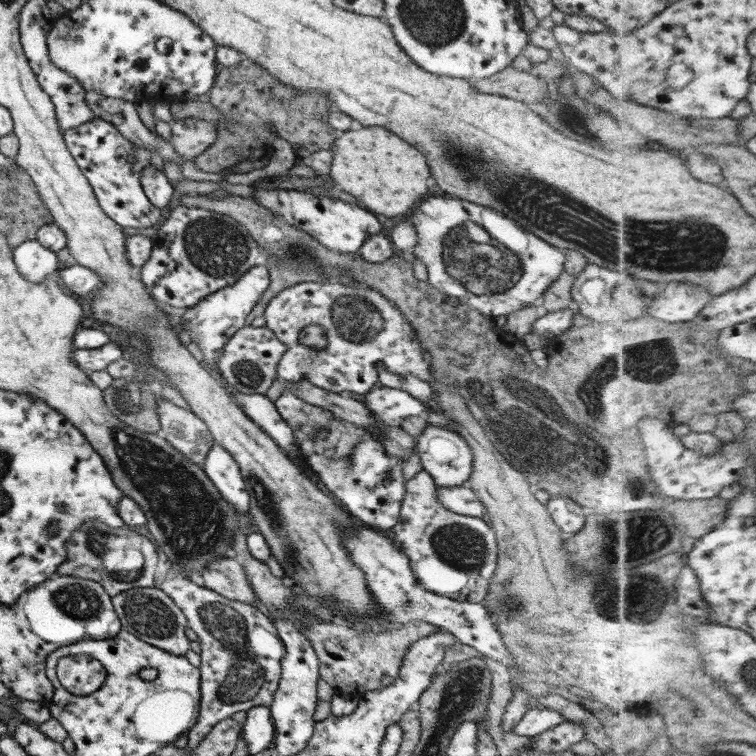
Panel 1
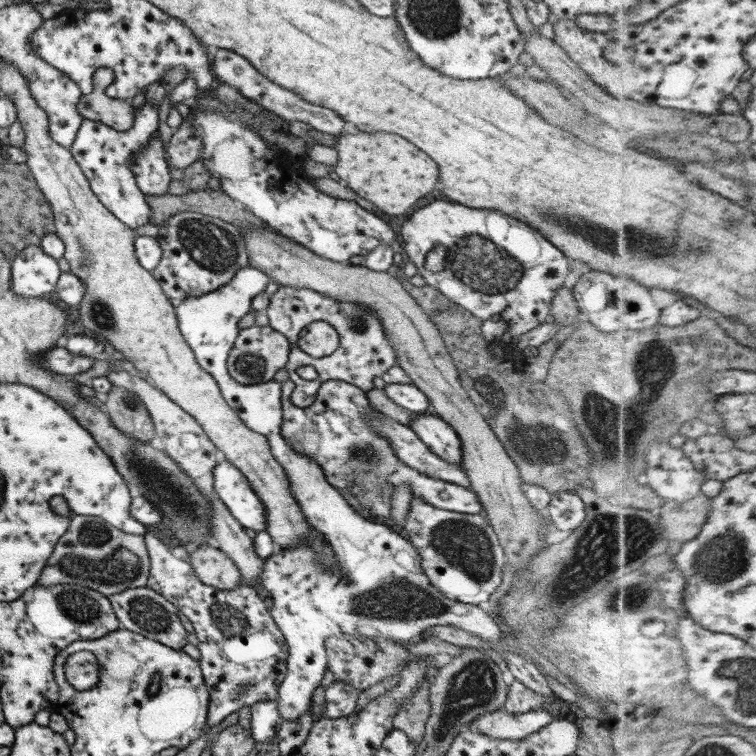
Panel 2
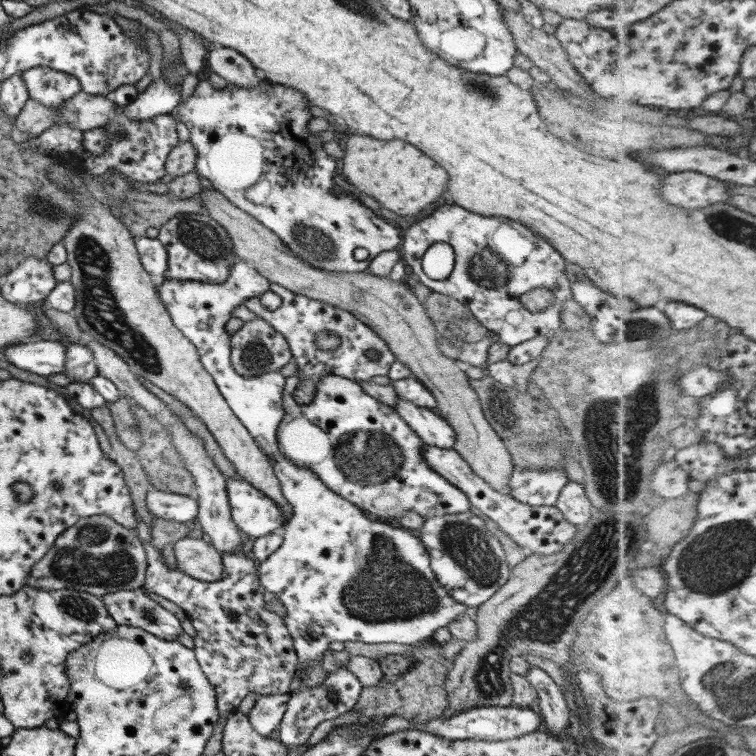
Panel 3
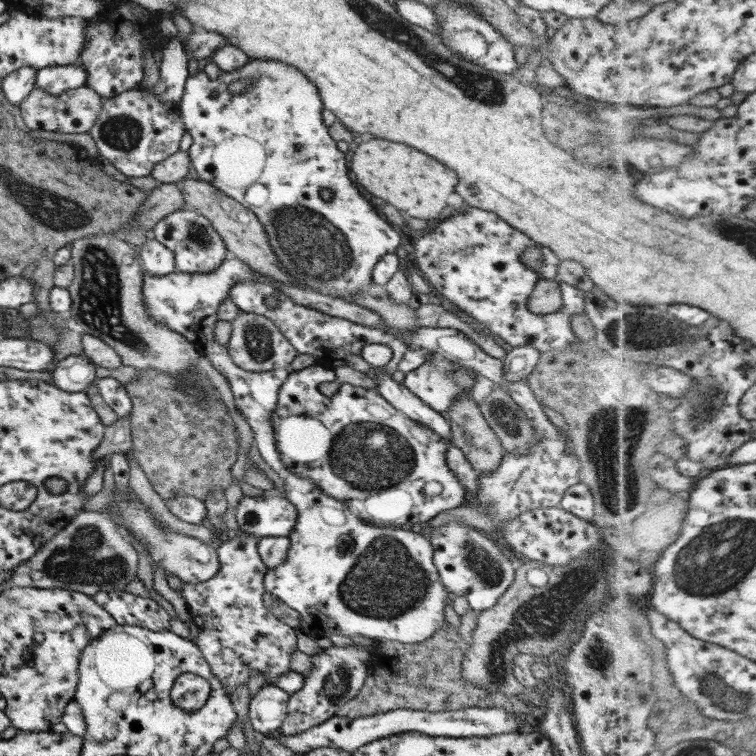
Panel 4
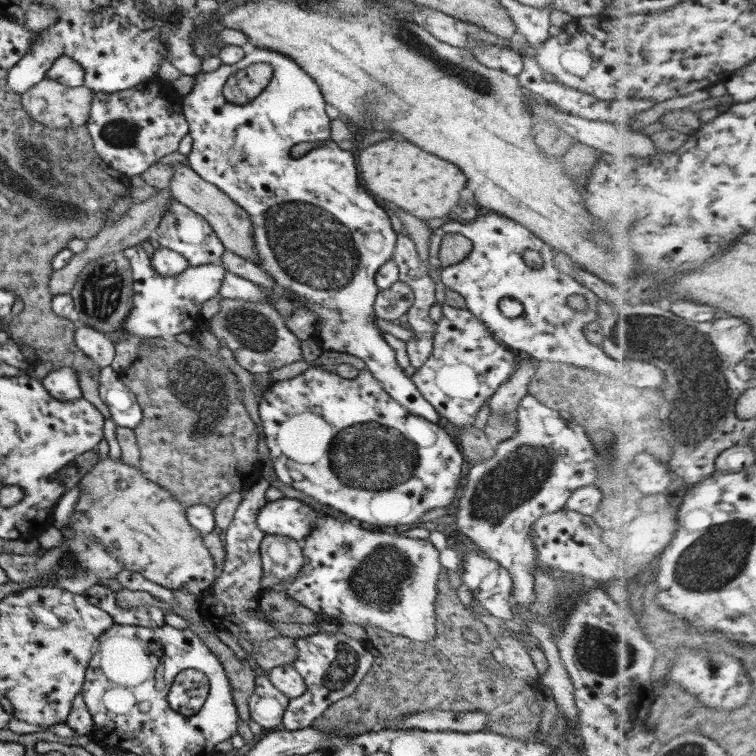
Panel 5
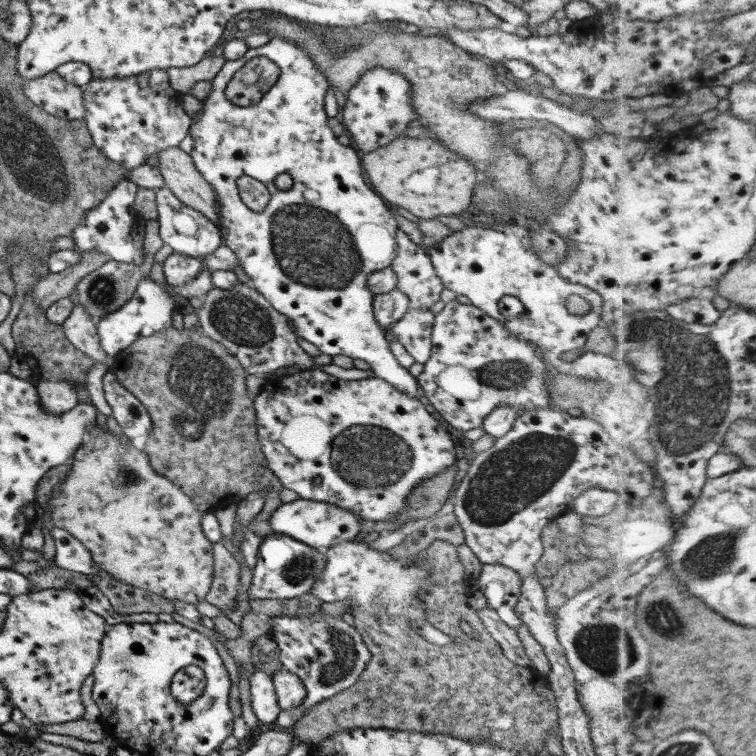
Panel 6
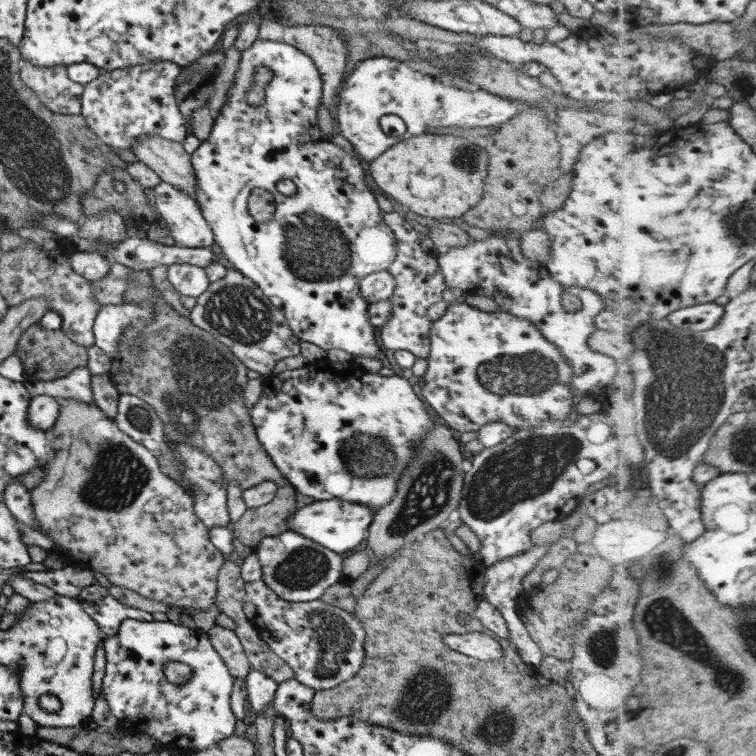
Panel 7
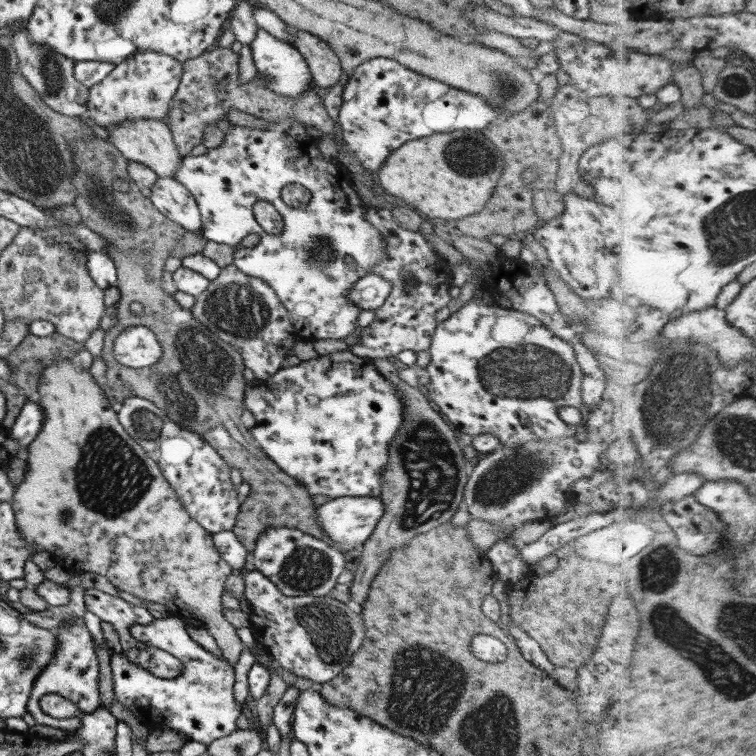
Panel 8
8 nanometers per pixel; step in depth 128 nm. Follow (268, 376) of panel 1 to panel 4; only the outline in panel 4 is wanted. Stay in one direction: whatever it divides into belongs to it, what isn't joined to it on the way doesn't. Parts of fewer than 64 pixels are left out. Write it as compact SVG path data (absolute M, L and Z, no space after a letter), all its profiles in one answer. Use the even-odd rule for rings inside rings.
M241 310L240 314L231 321L231 324L232 333L227 350L233 363L242 370L261 374L274 369L288 369L288 366L298 355L297 350L290 344L283 332L267 316Z

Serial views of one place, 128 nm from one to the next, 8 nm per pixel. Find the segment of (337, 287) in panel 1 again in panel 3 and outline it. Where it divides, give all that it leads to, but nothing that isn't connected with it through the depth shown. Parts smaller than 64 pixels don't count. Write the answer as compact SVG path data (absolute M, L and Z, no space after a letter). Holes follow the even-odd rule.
M270 283L269 290L282 299L281 307L275 311L262 306L261 295L245 300L243 305L254 312L258 319L267 320L274 330L285 336L301 376L301 383L293 394L298 404L308 404L314 398L315 386L320 376L343 376L359 383L370 381L372 376L386 376L389 373L391 364L396 360L395 354L389 349L386 341L382 340L373 328L370 328L370 325L358 320L353 313L332 304L290 292L290 289L276 283ZM325 330L339 336L339 345L336 348L324 350L316 344L317 334Z

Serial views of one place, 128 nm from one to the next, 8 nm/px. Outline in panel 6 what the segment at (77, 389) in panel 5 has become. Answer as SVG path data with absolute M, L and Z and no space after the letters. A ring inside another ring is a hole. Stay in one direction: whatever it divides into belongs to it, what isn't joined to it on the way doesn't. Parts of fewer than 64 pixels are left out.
M40 380L37 383L41 405L50 414L68 412L78 404L77 390L70 381Z

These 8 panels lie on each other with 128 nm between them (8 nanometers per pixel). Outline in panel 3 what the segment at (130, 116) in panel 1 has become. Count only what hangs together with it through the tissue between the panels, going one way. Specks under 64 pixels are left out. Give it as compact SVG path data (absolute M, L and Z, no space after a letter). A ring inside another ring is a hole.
M82 90L78 92L78 94L72 96L72 98L69 98L67 100L68 102L66 102L60 110L44 108L42 104L38 104L36 101L37 100L33 98L29 98L14 122L15 128L18 128L18 130L22 132L33 134L34 136L48 130L52 125L56 125L56 123L66 123L66 125L80 131L98 128L112 120L114 110L116 110L116 104L112 101L110 96L105 97L104 95L90 94Z

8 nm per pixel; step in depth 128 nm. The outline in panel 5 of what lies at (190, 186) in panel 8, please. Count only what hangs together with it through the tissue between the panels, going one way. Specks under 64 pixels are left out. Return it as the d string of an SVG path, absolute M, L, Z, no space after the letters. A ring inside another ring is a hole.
M248 47L244 58L234 64L220 65L212 72L198 72L195 77L196 84L192 91L190 91L188 95L180 97L182 101L182 112L184 112L186 121L188 121L189 124L189 135L193 138L193 145L191 151L187 154L187 161L206 182L211 182L214 186L222 189L222 192L225 192L238 206L244 208L250 215L253 224L254 251L256 251L256 255L258 255L257 265L262 267L271 278L274 279L276 284L279 284L282 288L285 288L289 294L293 294L293 296L297 298L297 302L292 302L294 307L305 308L317 316L317 326L319 326L317 338L319 338L318 343L322 351L347 352L348 354L353 354L361 358L365 362L366 368L372 373L372 376L382 384L383 389L392 399L399 402L402 406L405 406L412 414L424 417L426 420L438 425L438 422L440 423L442 418L436 412L436 409L422 396L418 387L412 382L411 377L404 373L404 369L396 360L394 349L384 340L384 334L375 321L376 313L373 309L373 304L380 289L375 283L375 276L377 275L378 269L385 262L393 258L397 244L397 232L394 231L390 223L390 218L388 218L388 214L386 214L386 210L380 208L380 206L374 202L374 198L366 192L366 188L360 186L358 174L356 174L358 170L356 170L356 158L354 158L354 154L338 147L337 142L331 139L332 120L325 112L325 98L318 83L289 56L282 55L280 52L266 50L266 48L256 47ZM257 62L267 62L274 67L273 77L270 79L268 86L255 100L250 100L248 104L236 105L228 102L223 95L223 86L227 78L237 70L242 70ZM299 142L314 142L314 147L299 158L292 157L290 150L292 150L292 146Z

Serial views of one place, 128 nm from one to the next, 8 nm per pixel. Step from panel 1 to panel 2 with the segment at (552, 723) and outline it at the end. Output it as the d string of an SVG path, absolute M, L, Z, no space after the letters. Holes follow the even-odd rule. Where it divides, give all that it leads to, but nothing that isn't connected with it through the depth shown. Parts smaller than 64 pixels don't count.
M501 708L484 713L462 729L468 728L474 733L482 733L492 739L522 740L551 724L556 717L549 708L529 710L522 714L510 714Z

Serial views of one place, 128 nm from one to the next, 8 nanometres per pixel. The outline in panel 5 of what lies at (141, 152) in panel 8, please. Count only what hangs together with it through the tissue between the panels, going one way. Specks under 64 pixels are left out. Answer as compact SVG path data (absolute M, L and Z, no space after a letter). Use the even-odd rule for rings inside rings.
M175 162L171 166L173 166L173 175L168 189L173 198L203 216L218 235L225 250L230 250L257 264L258 255L254 251L252 234L253 224L245 209L238 206L225 192L222 192L222 189L211 182L206 182L190 165Z

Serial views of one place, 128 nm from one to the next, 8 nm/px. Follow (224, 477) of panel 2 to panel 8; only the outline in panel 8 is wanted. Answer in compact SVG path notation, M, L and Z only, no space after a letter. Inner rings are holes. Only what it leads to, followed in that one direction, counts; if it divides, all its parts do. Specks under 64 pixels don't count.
M374 496L334 497L316 508L316 524L322 532L326 532L332 542L338 543L338 550L348 550L363 545L373 535L378 521L384 517L385 504Z

